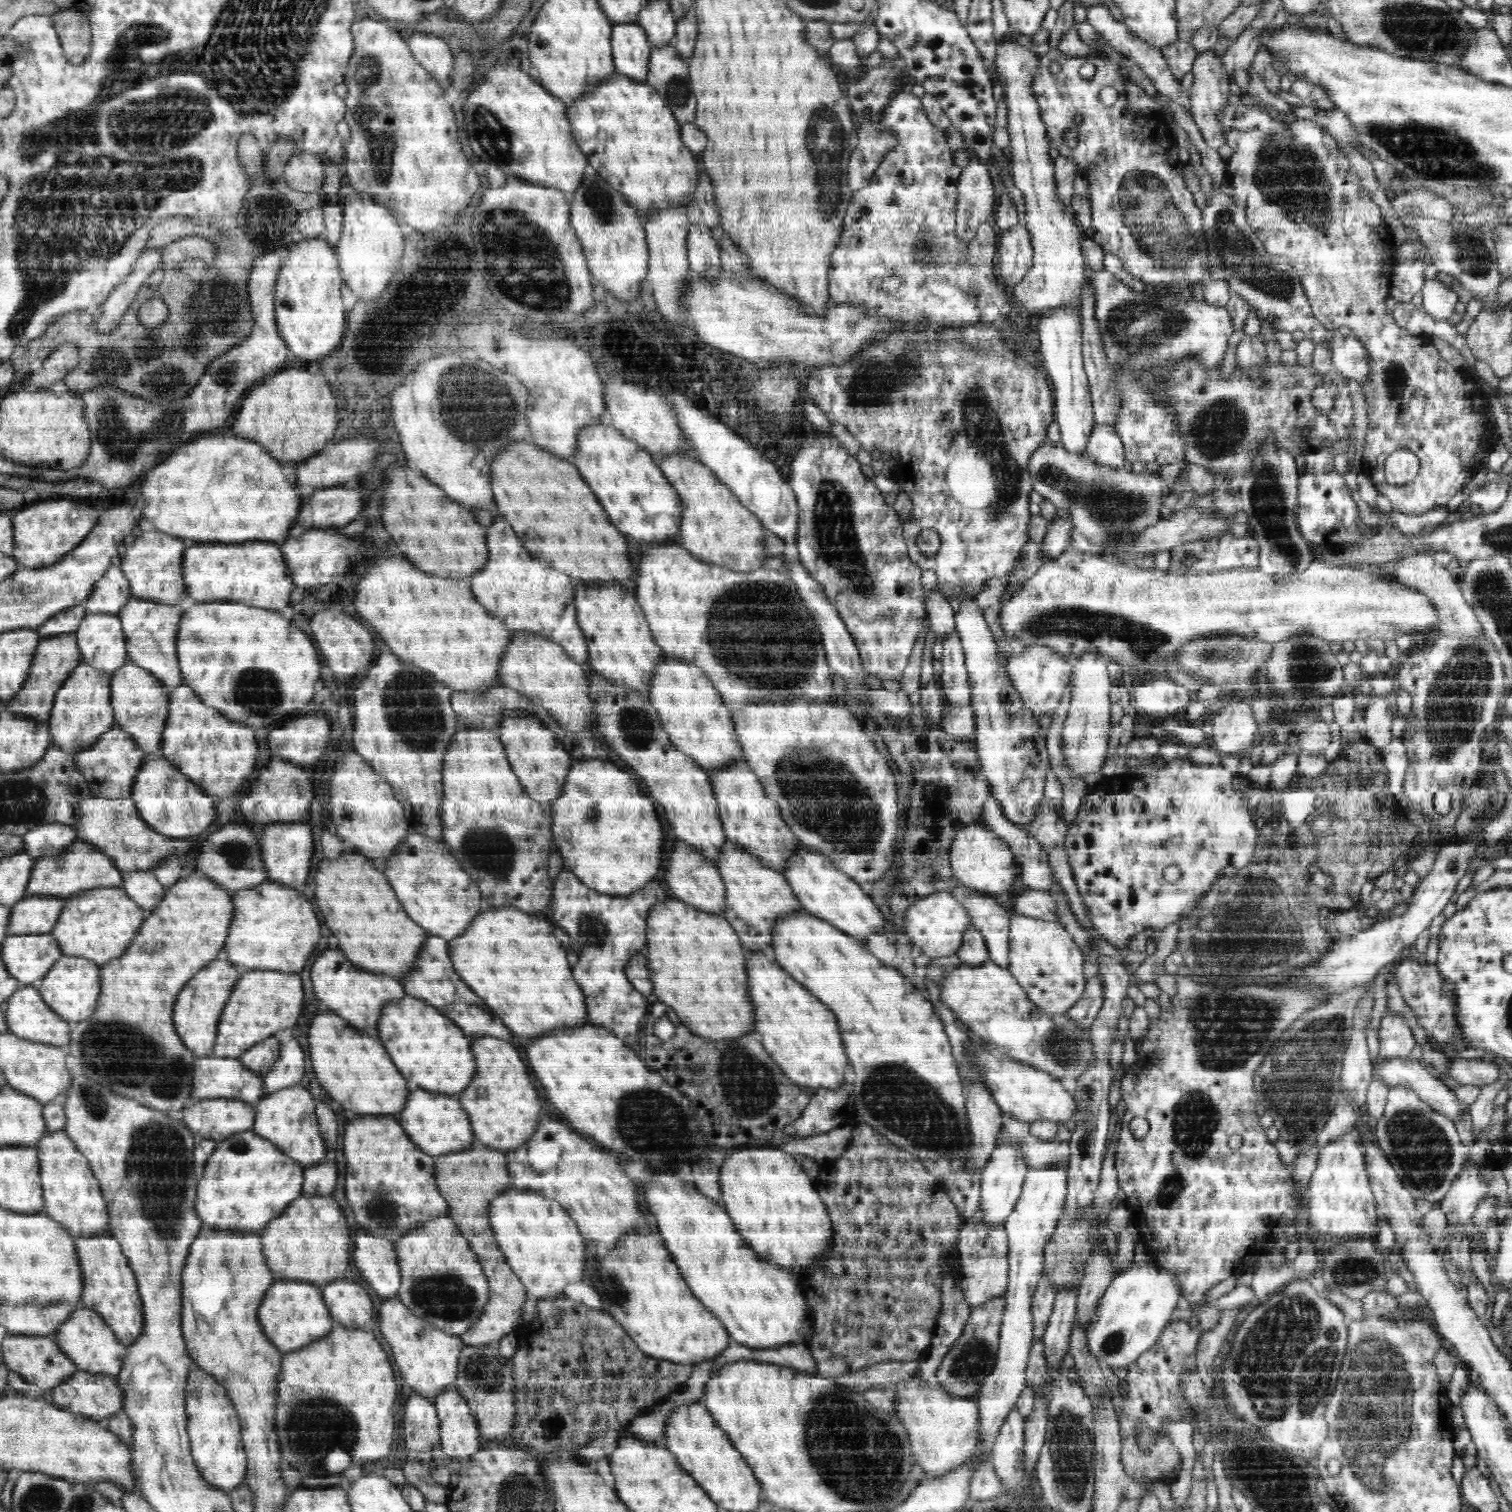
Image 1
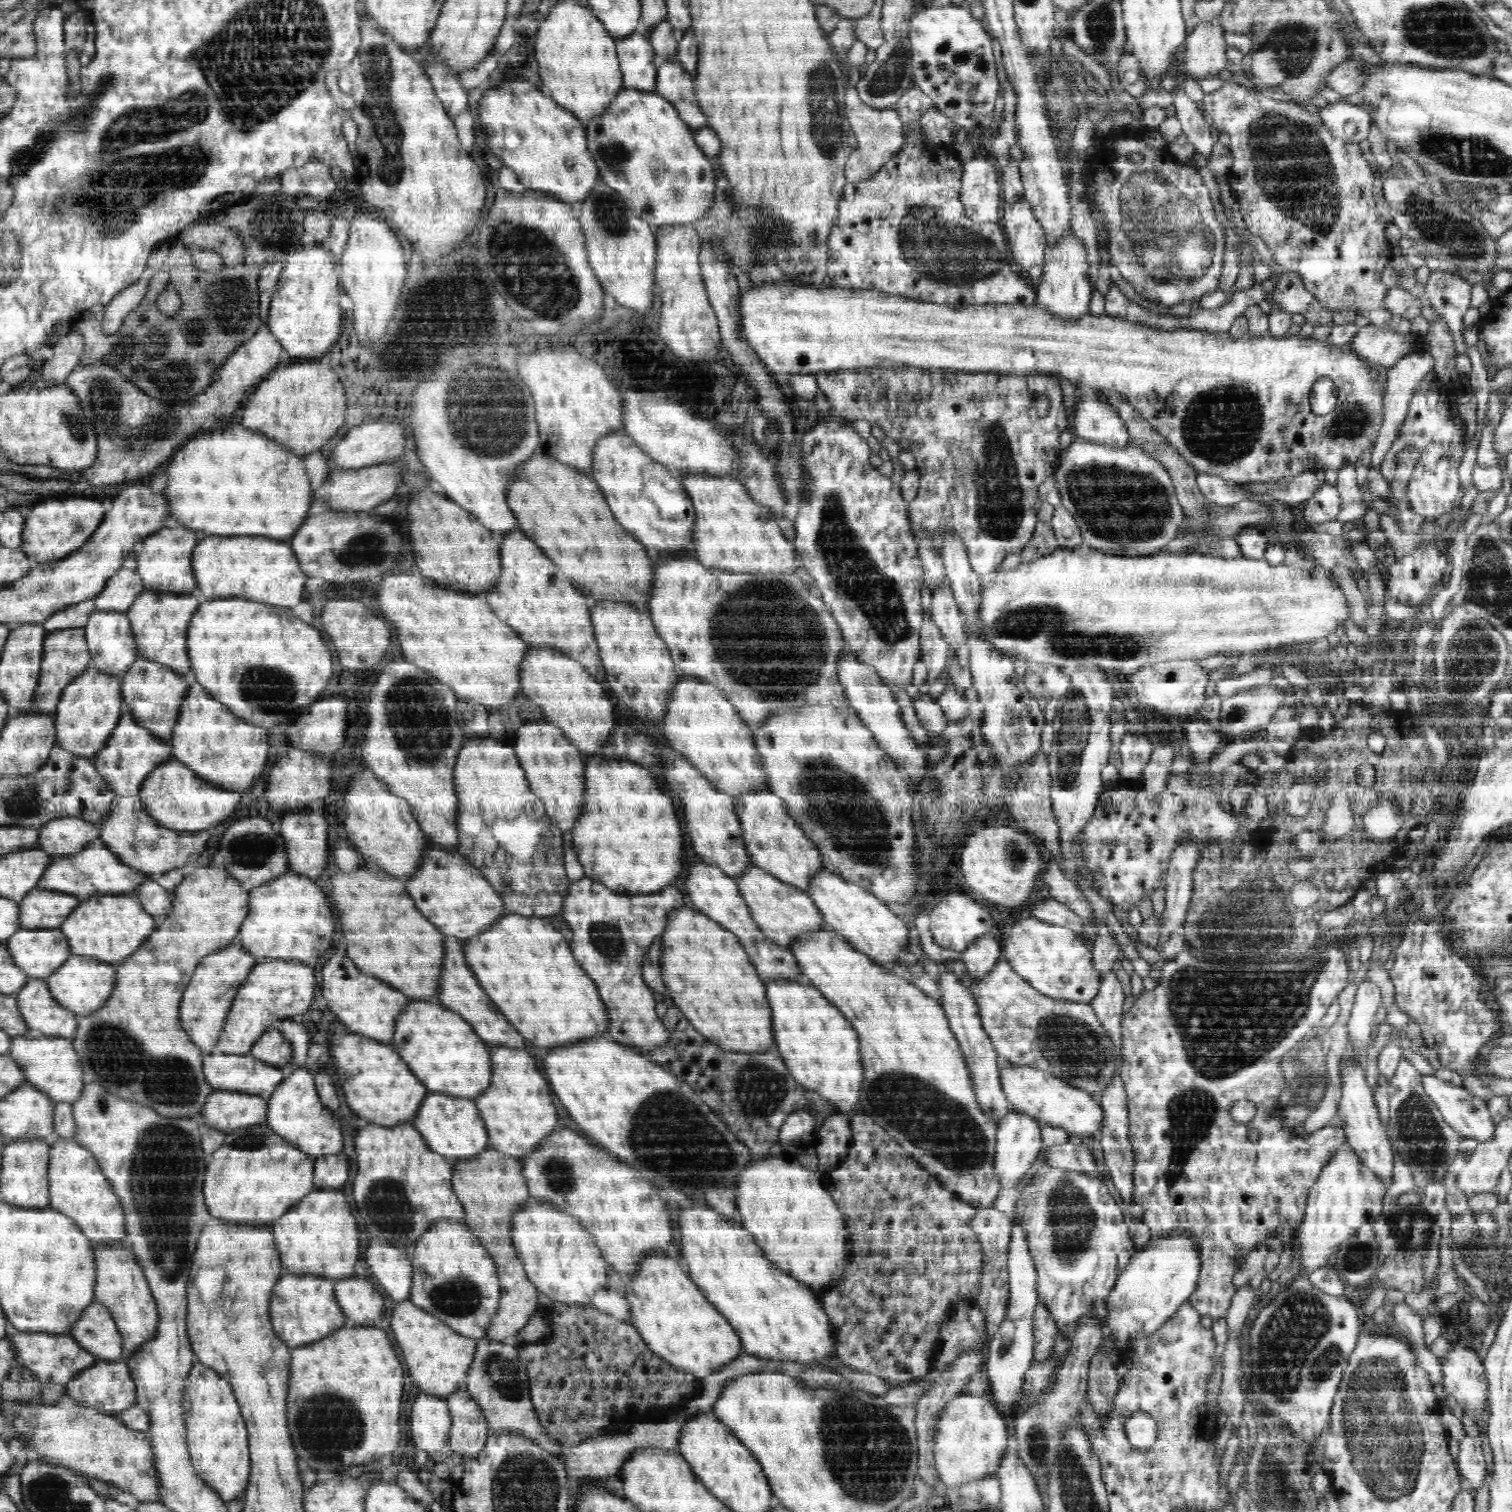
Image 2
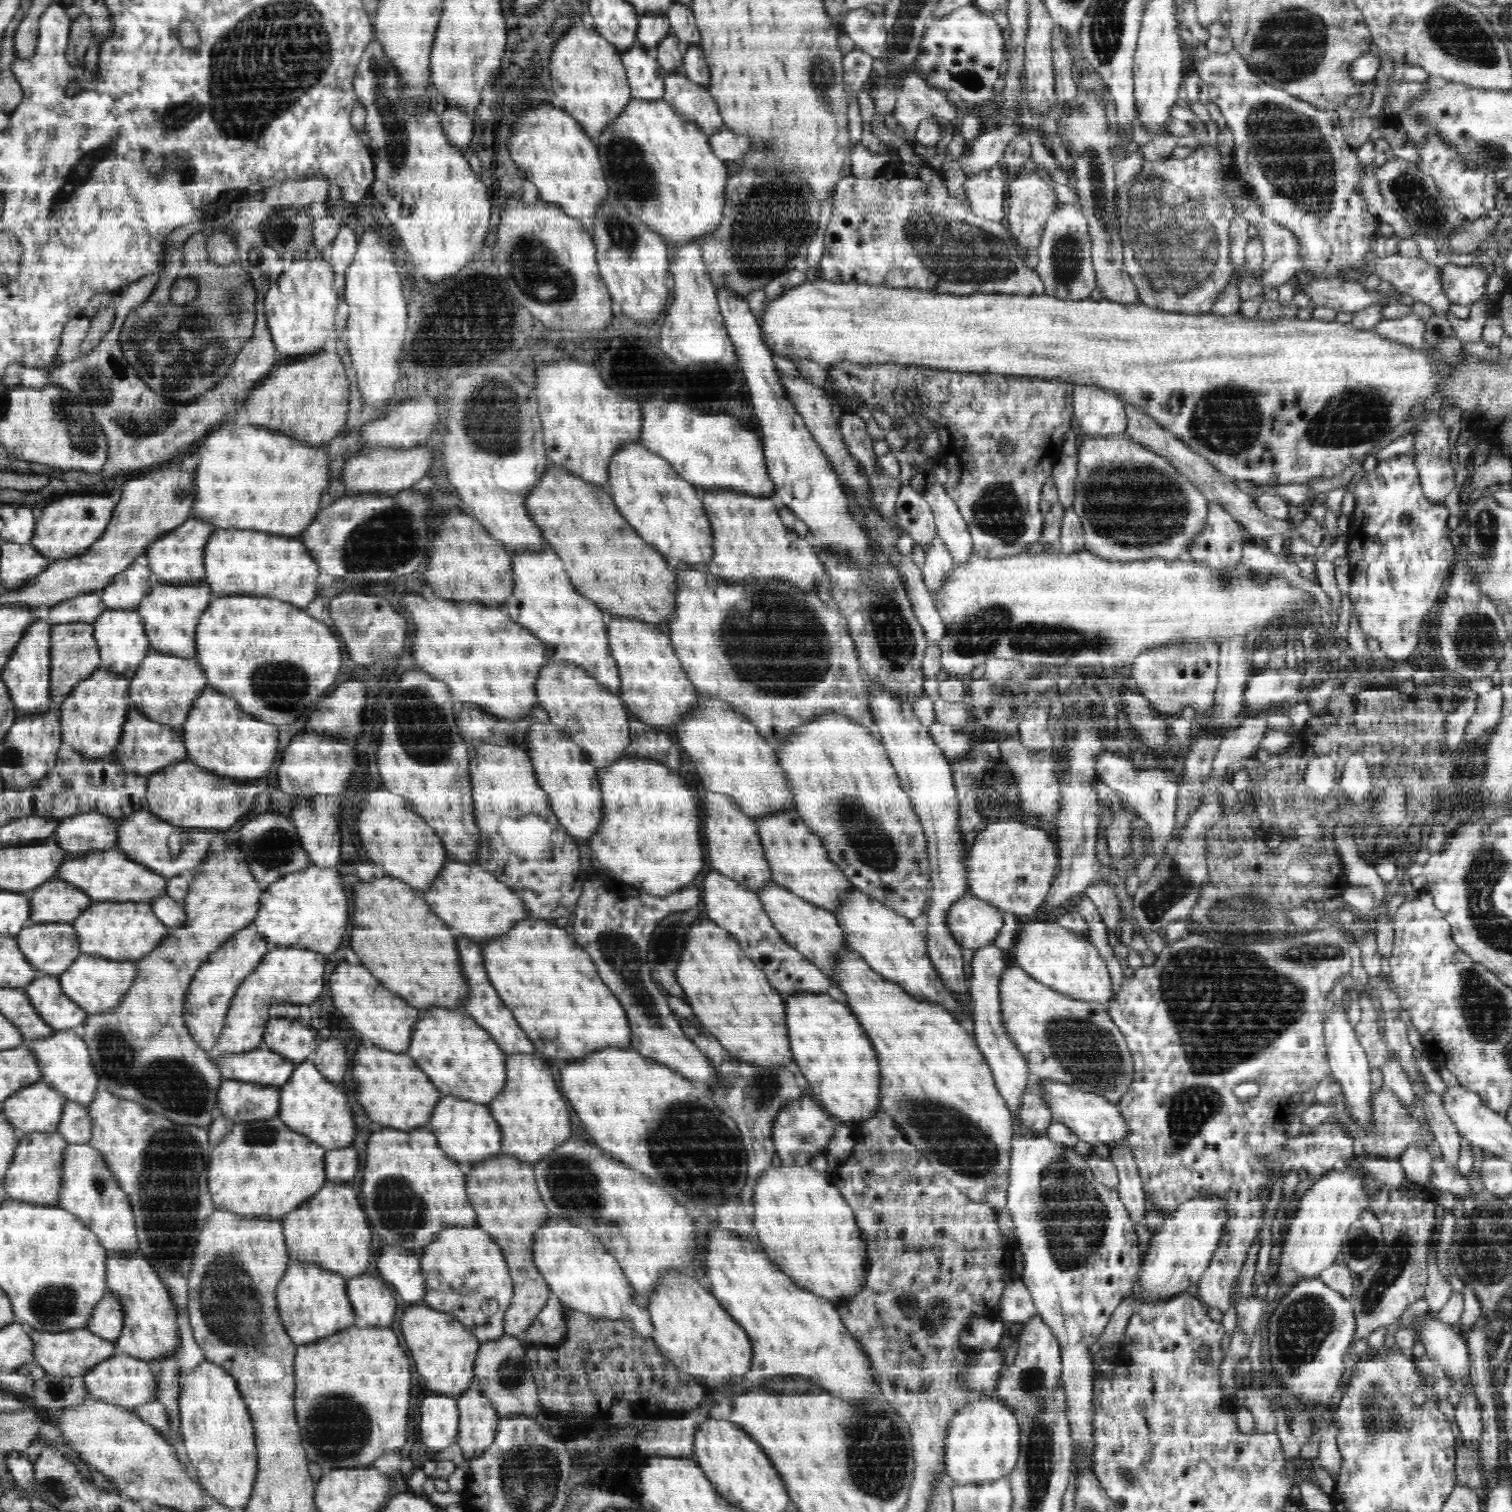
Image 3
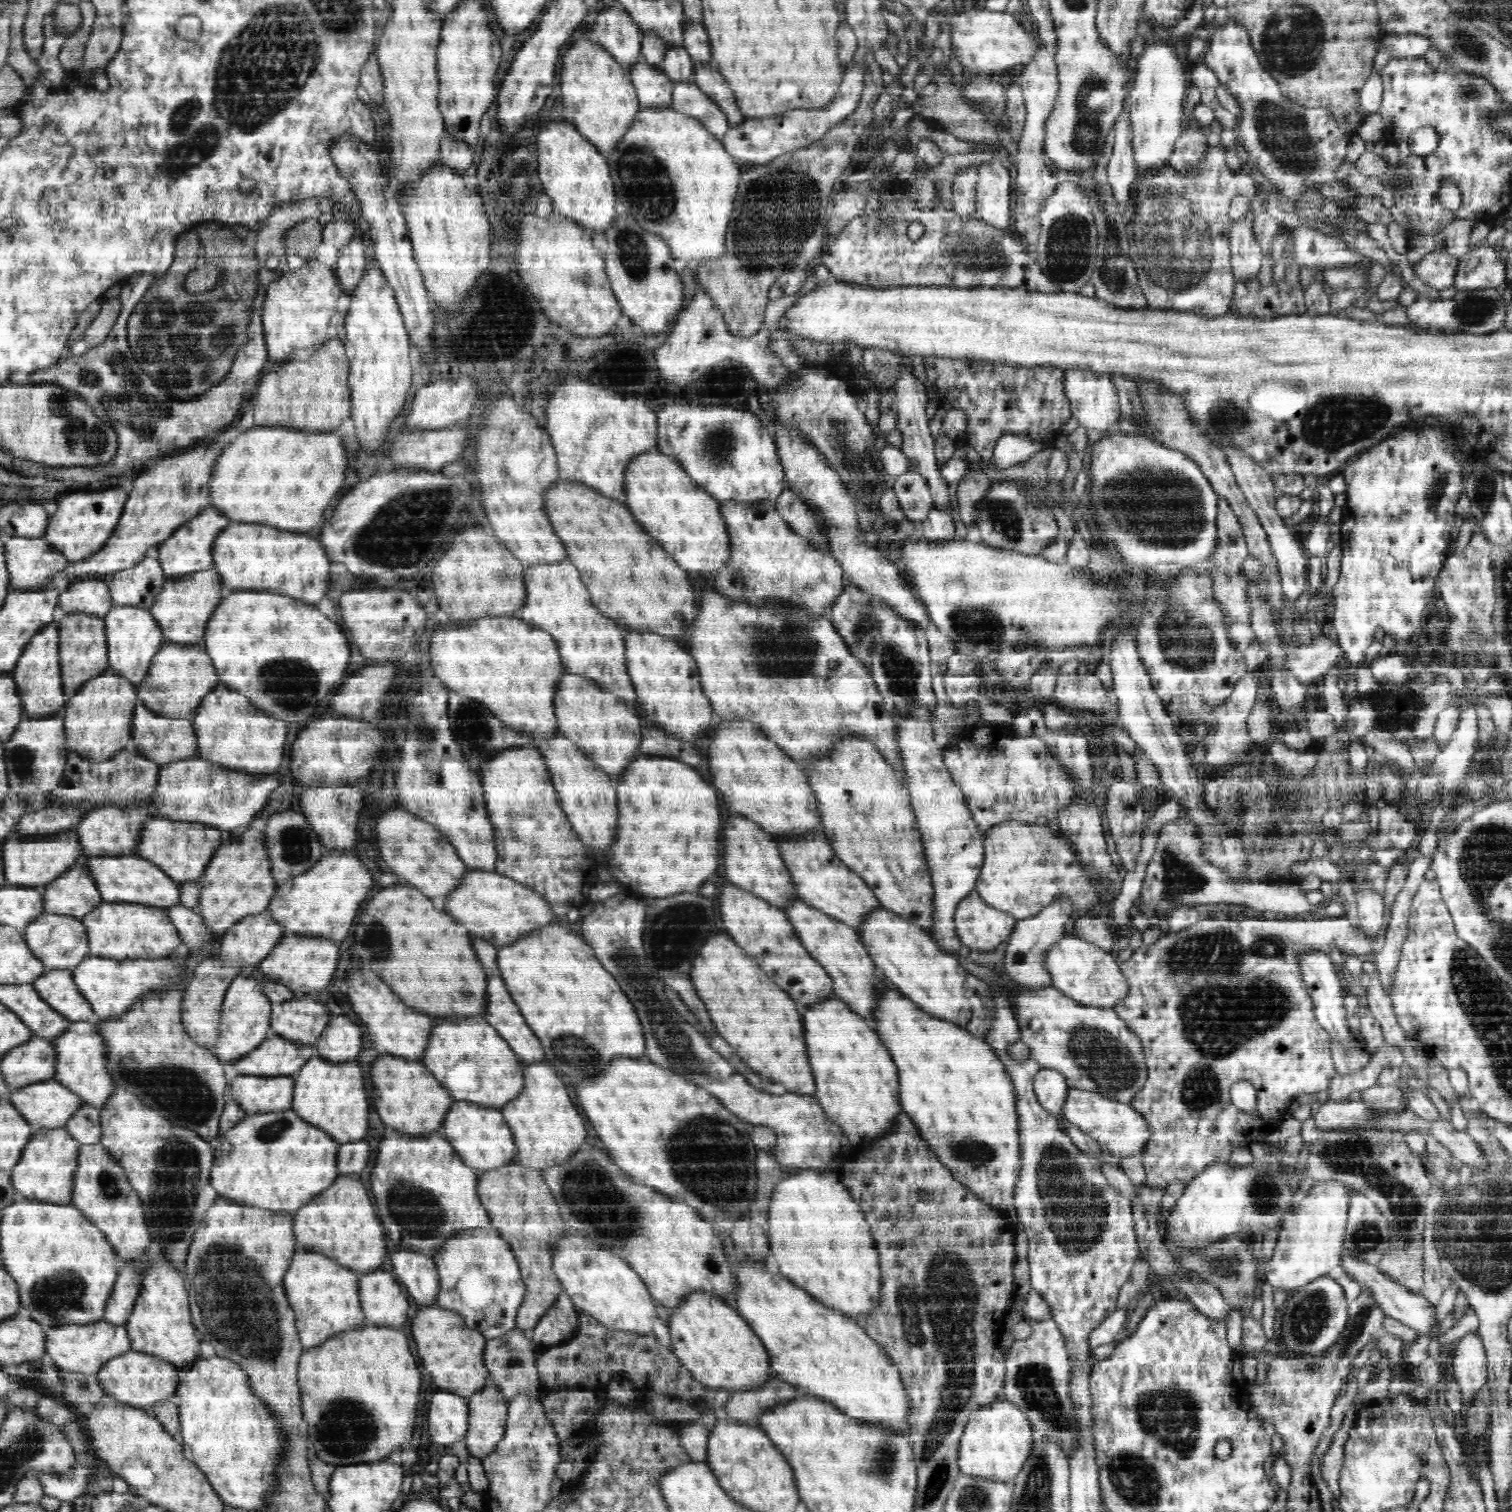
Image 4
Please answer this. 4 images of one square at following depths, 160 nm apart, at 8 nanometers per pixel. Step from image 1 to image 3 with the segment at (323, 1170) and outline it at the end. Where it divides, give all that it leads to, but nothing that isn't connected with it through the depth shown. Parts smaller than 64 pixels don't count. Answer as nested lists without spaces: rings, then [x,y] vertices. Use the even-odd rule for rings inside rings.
[[[351,1145],[325,1152],[327,1182],[352,1182],[358,1172],[359,1154],[357,1153],[357,1148],[357,1146]]]

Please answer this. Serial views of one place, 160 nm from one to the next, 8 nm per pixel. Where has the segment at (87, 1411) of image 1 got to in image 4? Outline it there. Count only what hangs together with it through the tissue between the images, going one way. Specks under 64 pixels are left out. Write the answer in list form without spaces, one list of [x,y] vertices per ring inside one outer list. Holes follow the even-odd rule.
[[[130,1350],[109,1360],[97,1372],[97,1377],[106,1395],[114,1396],[122,1404],[142,1408],[168,1400],[175,1394],[183,1375],[182,1369],[170,1364],[169,1361],[160,1360],[157,1356],[146,1352]]]

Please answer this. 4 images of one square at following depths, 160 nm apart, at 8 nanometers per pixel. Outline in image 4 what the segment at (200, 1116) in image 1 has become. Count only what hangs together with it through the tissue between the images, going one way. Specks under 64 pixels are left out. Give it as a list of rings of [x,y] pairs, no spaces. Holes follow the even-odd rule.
[[[240,1075],[229,1081],[227,1095],[247,1115],[285,1111],[293,1103],[295,1077]]]

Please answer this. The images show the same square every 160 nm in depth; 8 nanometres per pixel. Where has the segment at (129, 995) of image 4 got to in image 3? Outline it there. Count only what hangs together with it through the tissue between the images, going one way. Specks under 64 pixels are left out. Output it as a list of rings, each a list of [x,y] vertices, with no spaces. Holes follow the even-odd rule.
[[[81,953],[77,960],[62,974],[59,974],[62,992],[81,1006],[89,1015],[100,1014],[112,1010],[121,1002],[130,985],[137,978],[137,968],[134,961],[105,960]]]

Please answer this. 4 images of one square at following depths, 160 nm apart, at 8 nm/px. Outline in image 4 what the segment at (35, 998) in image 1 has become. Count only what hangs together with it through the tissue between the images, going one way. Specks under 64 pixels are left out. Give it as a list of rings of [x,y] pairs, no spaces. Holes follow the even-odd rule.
[[[72,969],[45,971],[33,982],[42,1000],[70,1022],[91,1021],[96,1014],[73,981]]]

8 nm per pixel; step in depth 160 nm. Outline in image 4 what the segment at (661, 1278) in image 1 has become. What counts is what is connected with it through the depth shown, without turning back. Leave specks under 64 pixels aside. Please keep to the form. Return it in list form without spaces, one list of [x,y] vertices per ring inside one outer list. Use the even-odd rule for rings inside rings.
[[[696,1292],[694,1296],[686,1296],[686,1300],[682,1300],[682,1308],[670,1310],[671,1351],[691,1372],[691,1376],[708,1389],[723,1389],[725,1393],[753,1391],[768,1380],[769,1353],[732,1303],[706,1294]]]

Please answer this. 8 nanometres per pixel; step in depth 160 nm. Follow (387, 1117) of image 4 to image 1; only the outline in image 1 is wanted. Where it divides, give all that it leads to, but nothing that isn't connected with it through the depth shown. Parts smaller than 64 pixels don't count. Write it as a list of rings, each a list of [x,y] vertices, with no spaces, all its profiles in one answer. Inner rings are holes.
[[[323,1009],[312,1018],[308,1031],[310,1062],[322,1090],[354,1114],[396,1116],[408,1098],[408,1082],[396,1070],[388,1052],[374,1034],[348,1026],[336,1013]]]

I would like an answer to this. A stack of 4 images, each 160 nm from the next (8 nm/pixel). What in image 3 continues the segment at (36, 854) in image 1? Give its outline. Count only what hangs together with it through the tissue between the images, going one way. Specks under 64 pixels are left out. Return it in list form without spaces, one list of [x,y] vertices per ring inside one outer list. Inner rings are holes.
[[[88,812],[62,819],[55,832],[55,839],[68,852],[91,852],[114,849],[117,830],[122,820],[98,812]]]

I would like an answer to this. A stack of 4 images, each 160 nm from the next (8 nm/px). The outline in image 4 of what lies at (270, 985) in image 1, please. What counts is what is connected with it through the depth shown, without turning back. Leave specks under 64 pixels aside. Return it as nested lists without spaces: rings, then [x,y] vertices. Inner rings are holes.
[[[293,933],[285,934],[281,941],[273,948],[269,956],[266,956],[258,965],[257,971],[261,976],[269,980],[279,982],[299,994],[318,992],[326,984],[330,984],[334,971],[337,970],[338,956],[341,945],[334,940],[326,940],[325,937],[296,936]],[[239,975],[234,978],[224,996],[219,1026],[220,1034],[214,1046],[216,1050],[213,1053],[224,1064],[232,1063],[262,1044],[266,1040],[268,1028],[271,1026],[271,1006],[269,998],[263,993],[263,989],[255,977]]]

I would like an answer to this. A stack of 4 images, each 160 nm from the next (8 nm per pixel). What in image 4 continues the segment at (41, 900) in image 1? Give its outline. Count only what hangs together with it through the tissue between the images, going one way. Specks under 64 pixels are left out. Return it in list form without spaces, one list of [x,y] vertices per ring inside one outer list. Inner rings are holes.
[[[81,854],[73,867],[45,885],[44,912],[81,919],[102,902],[96,880],[90,876],[88,858]]]

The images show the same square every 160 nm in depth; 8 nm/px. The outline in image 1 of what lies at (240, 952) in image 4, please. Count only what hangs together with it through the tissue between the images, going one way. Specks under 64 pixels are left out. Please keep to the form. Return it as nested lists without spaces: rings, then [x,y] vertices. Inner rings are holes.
[[[223,956],[210,962],[204,970],[200,970],[178,994],[176,1006],[174,1006],[174,1026],[176,1032],[182,1036],[182,1042],[194,1052],[194,1056],[206,1056],[213,1054],[214,1042],[216,1042],[218,1023],[222,1010],[226,1006],[234,985],[242,976],[238,966],[230,964]]]

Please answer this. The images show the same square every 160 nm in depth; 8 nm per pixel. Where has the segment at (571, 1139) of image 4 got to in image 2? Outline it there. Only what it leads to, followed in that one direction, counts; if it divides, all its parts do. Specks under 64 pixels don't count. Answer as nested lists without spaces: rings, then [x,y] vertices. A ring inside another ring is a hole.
[[[490,1047],[489,1054],[492,1060],[492,1084],[478,1099],[474,1099],[474,1103],[488,1128],[488,1148],[521,1160],[538,1150],[556,1128],[558,1112],[552,1106],[546,1075],[536,1068],[536,1060],[526,1050]]]

